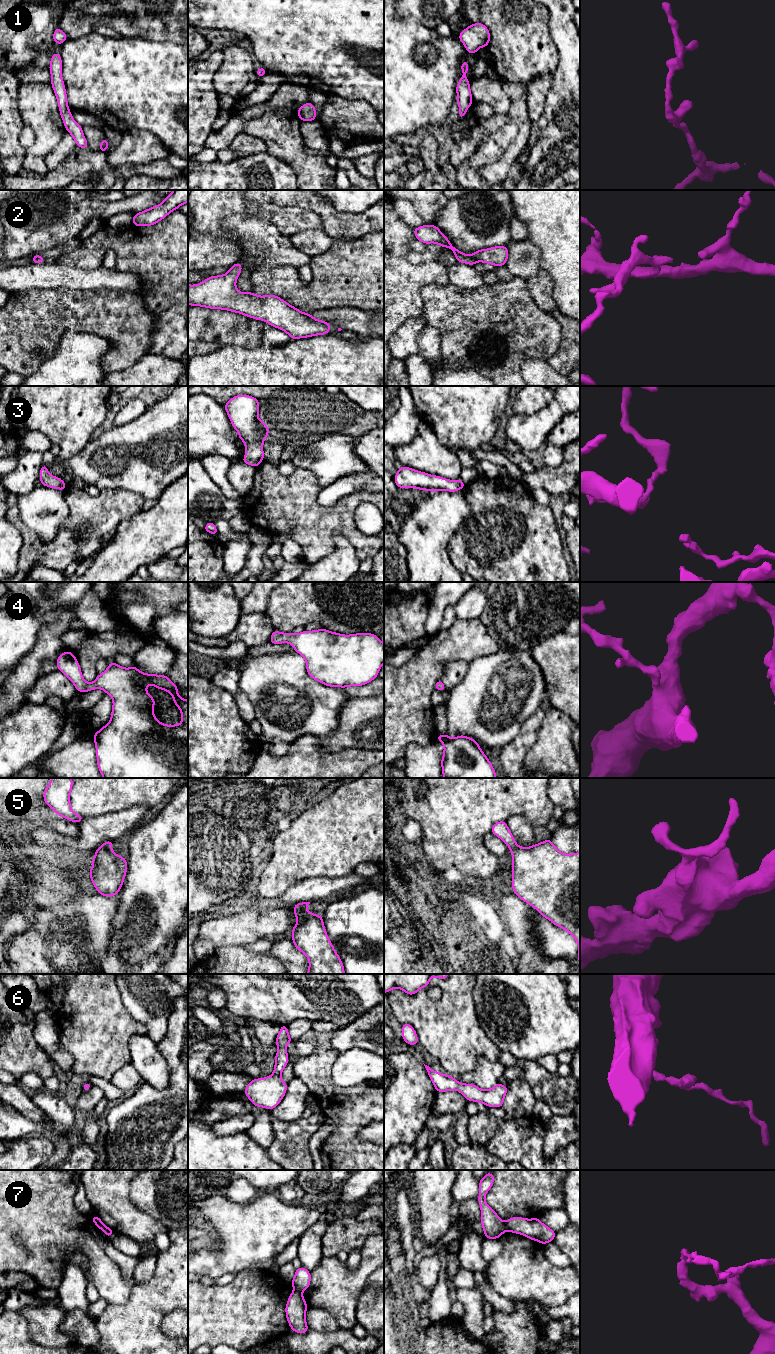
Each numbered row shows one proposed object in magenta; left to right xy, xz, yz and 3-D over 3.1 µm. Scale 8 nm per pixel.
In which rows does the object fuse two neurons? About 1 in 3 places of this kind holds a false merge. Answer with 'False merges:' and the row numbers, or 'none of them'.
False merges: 7

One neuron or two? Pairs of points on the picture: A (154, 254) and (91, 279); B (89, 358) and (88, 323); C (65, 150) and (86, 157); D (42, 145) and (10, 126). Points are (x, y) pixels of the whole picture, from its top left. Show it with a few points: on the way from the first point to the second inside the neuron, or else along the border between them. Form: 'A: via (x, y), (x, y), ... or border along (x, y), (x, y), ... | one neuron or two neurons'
A: border along (115, 268), (120, 271), (134, 272), (138, 275) | two neurons
B: border along (65, 332), (94, 332), (105, 336), (110, 341) | two neurons
C: border along (76, 146), (58, 166) | two neurons
D: border along (17, 102), (19, 114), (26, 124) | two neurons

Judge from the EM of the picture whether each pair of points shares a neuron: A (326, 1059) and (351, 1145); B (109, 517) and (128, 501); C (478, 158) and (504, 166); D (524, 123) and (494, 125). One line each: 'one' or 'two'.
A: one
B: one
C: two
D: one

